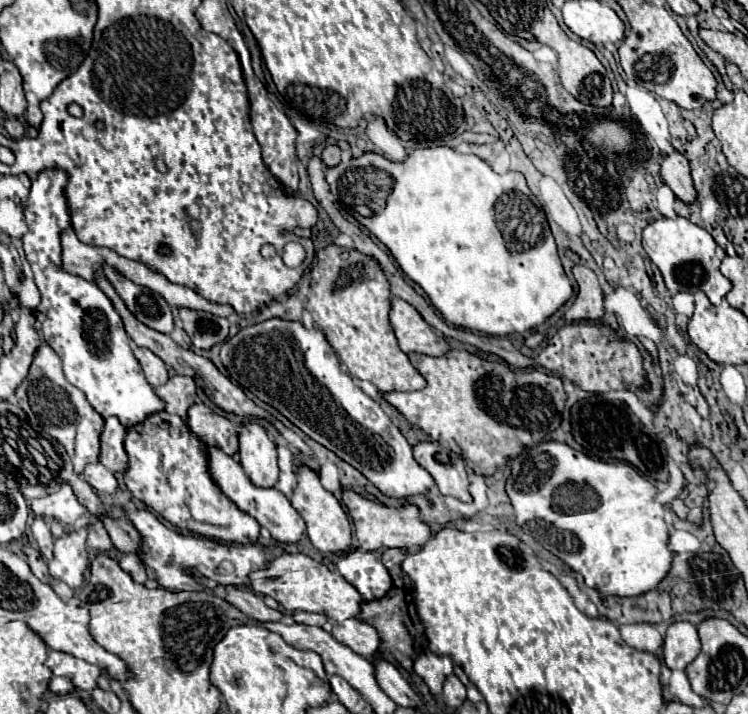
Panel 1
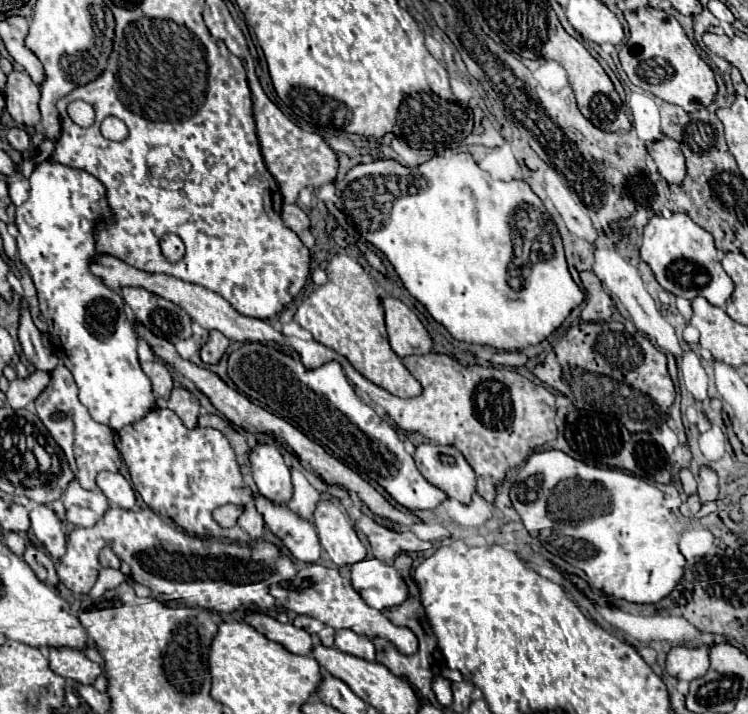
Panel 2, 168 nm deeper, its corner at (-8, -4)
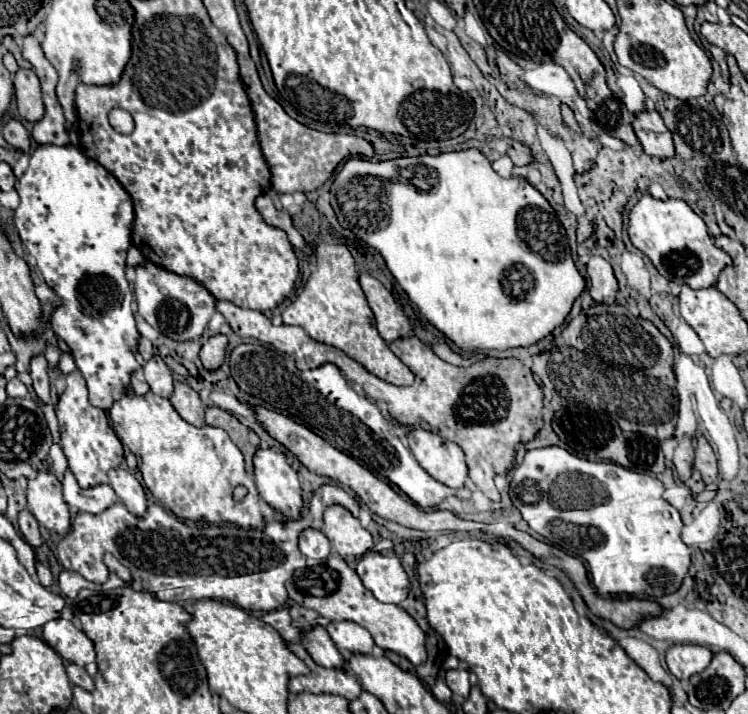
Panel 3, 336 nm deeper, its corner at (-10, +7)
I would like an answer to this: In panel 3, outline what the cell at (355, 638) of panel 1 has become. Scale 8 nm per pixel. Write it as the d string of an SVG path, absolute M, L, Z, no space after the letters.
M330 622L326 632L344 654L374 654L374 640L370 632L356 622Z

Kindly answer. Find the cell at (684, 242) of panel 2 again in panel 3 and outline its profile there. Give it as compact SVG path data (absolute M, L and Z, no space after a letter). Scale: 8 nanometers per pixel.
M644 194L630 212L628 234L632 244L652 260L656 270L666 280L680 286L716 286L720 272L732 264L732 258L714 246L714 238L708 234L706 222L684 200L656 200L650 194Z

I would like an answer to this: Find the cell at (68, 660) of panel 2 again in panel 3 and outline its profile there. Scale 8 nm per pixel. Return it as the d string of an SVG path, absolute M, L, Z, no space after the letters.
M56 618L44 624L42 638L66 660L78 666L86 666L94 662L94 644L86 638L86 634L76 628L70 620Z

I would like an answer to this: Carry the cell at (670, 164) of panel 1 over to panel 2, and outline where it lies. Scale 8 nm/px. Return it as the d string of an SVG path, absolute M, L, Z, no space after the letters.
M662 137L654 141L650 149L650 157L658 165L658 173L668 183L682 183L682 179L686 177L686 165L684 165L684 155L674 139Z

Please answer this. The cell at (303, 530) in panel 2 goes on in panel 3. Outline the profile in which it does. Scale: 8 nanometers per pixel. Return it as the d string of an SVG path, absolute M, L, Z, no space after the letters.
M304 528L300 534L300 550L306 558L324 560L330 554L330 542L322 530Z

